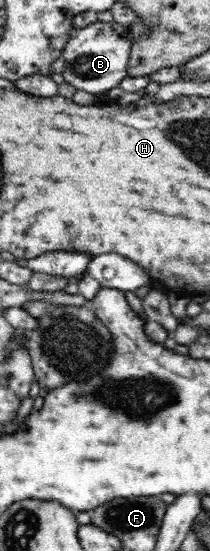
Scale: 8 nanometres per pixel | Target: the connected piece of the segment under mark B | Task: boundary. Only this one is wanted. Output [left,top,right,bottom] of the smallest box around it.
[61,21,132,95]

